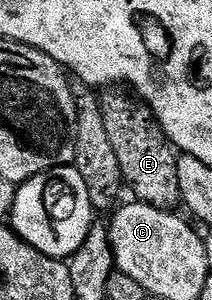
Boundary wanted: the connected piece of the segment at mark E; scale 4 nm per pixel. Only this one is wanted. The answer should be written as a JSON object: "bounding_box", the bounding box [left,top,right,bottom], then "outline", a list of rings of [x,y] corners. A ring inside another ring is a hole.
{"bounding_box":[98,90,181,210],"outline":[[[104,90],[98,96],[102,110],[102,122],[106,122],[106,135],[110,137],[110,146],[114,146],[114,154],[118,154],[118,166],[122,166],[125,185],[130,189],[137,201],[165,210],[175,209],[181,203],[178,186],[178,152],[168,143],[168,138],[156,123],[156,115],[139,96],[128,90]]]}

